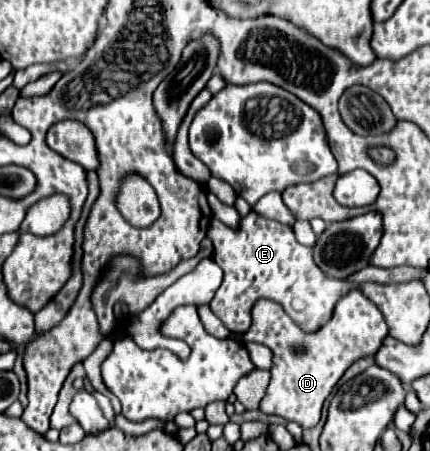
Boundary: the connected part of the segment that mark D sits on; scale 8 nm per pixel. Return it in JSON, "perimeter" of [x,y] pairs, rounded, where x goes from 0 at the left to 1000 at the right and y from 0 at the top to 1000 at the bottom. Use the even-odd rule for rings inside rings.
{"perimeter":[[[830,643],[798,656],[779,678],[774,705],[747,732],[723,741],[709,741],[700,727],[691,727],[663,696],[658,678],[616,661],[588,678],[584,696],[588,718],[570,736],[565,758],[598,758],[635,780],[635,812],[626,820],[630,843],[602,896],[602,909],[616,918],[653,922],[672,936],[691,936],[700,949],[737,945],[751,891],[760,887],[788,838],[802,829],[802,820],[826,798],[872,785],[891,749],[905,741],[905,723],[886,687]]]}

